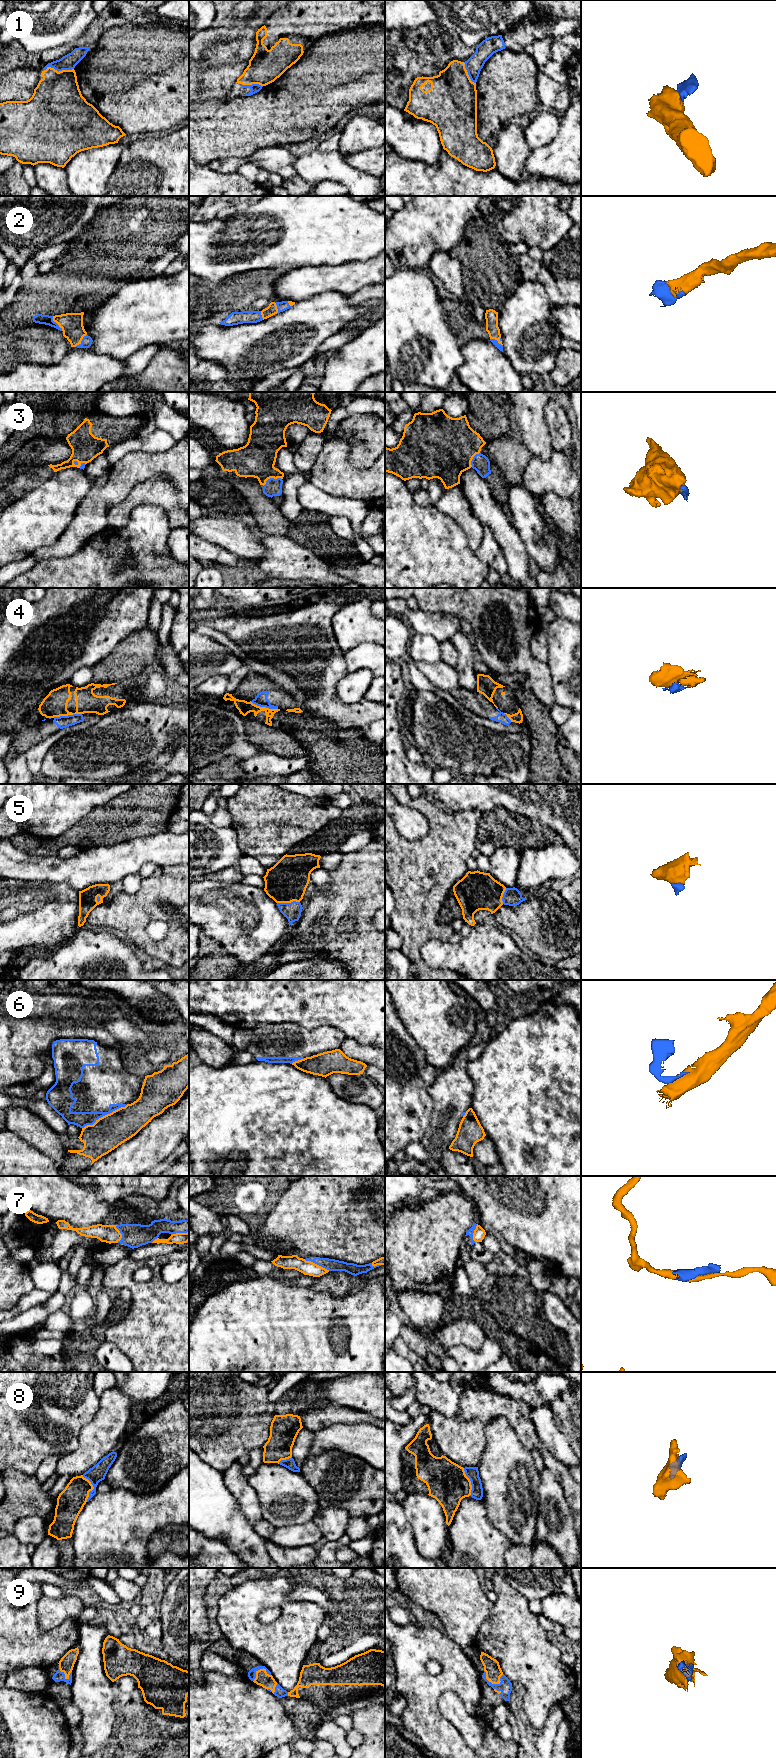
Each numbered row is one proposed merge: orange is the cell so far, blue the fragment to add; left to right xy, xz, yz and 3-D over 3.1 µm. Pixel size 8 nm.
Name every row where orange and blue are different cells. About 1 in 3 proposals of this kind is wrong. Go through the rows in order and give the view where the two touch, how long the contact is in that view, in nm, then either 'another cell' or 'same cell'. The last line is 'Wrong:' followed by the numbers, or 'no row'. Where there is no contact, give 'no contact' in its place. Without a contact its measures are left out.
1: contact in xy; length 240 nm; same cell
2: contact in yz; length 120 nm; same cell
3: contact in xz; length 160 nm; same cell
4: contact in xy; length 240 nm; another cell
5: contact in xz; length 180 nm; same cell
6: contact in xy; length 400 nm; another cell
7: contact in xz; length 220 nm; another cell
8: contact in xy; length 220 nm; same cell
9: contact in yz; length 170 nm; same cell
Wrong: 4, 6, 7

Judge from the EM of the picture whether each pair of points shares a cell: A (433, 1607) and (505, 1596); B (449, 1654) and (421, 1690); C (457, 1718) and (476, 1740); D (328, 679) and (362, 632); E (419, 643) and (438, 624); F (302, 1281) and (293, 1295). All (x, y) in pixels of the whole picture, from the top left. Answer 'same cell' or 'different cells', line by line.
A: different cells
B: same cell
C: same cell
D: different cells
E: different cells
F: different cells

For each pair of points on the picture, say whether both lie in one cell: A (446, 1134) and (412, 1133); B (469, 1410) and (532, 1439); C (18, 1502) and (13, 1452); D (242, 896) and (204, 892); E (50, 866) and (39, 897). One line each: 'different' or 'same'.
A: different
B: same
C: different
D: same
E: different

